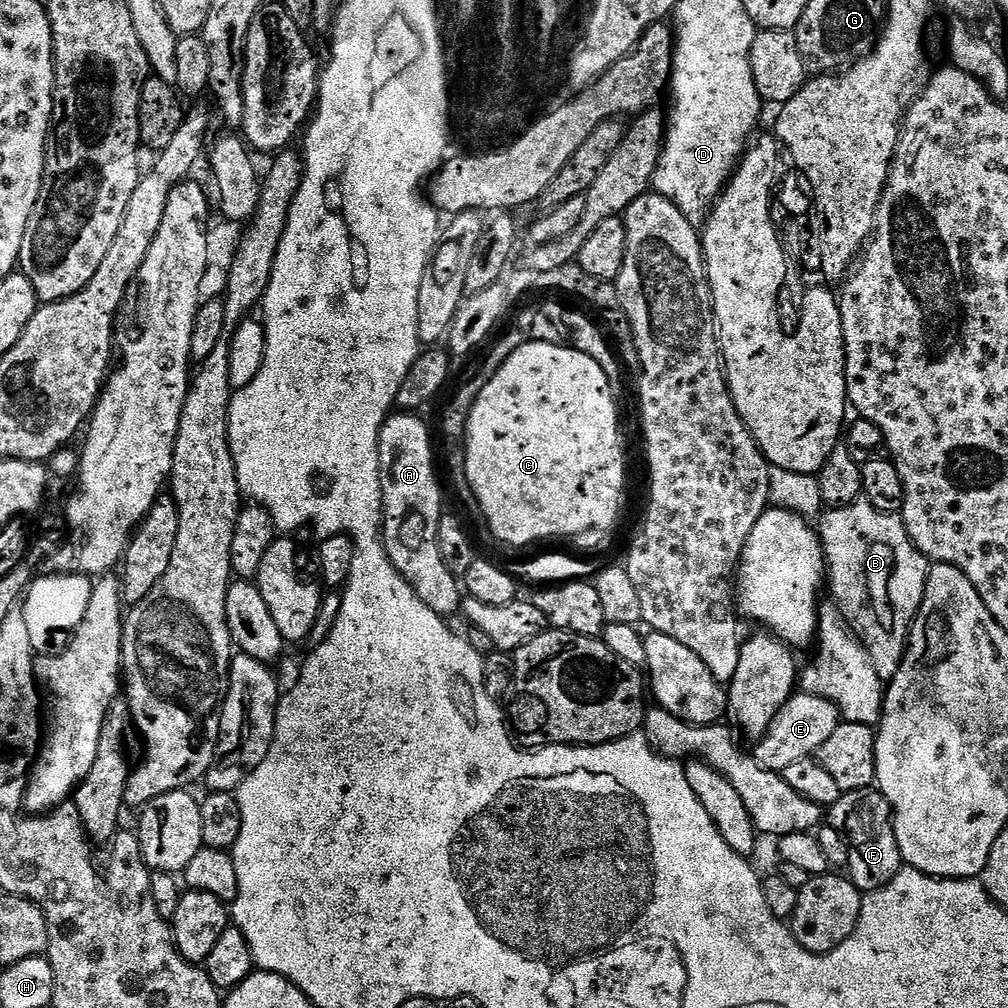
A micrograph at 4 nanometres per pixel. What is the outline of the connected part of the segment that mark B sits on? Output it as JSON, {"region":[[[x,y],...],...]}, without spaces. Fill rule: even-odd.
{"region":[[[861,498],[845,508],[828,508],[818,523],[820,544],[824,547],[826,584],[832,587],[831,599],[840,607],[842,614],[851,624],[860,641],[866,646],[878,670],[878,678],[890,681],[898,674],[898,666],[904,661],[904,650],[908,647],[908,634],[916,612],[924,597],[924,587],[930,561],[912,544],[899,515],[891,516],[874,510],[867,500]]]}

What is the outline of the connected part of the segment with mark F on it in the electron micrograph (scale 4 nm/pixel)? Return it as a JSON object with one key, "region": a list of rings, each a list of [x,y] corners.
{"region":[[[875,787],[843,793],[838,802],[827,809],[826,820],[843,834],[850,846],[846,875],[860,893],[867,894],[886,886],[900,872],[902,861],[894,834],[892,807]]]}

